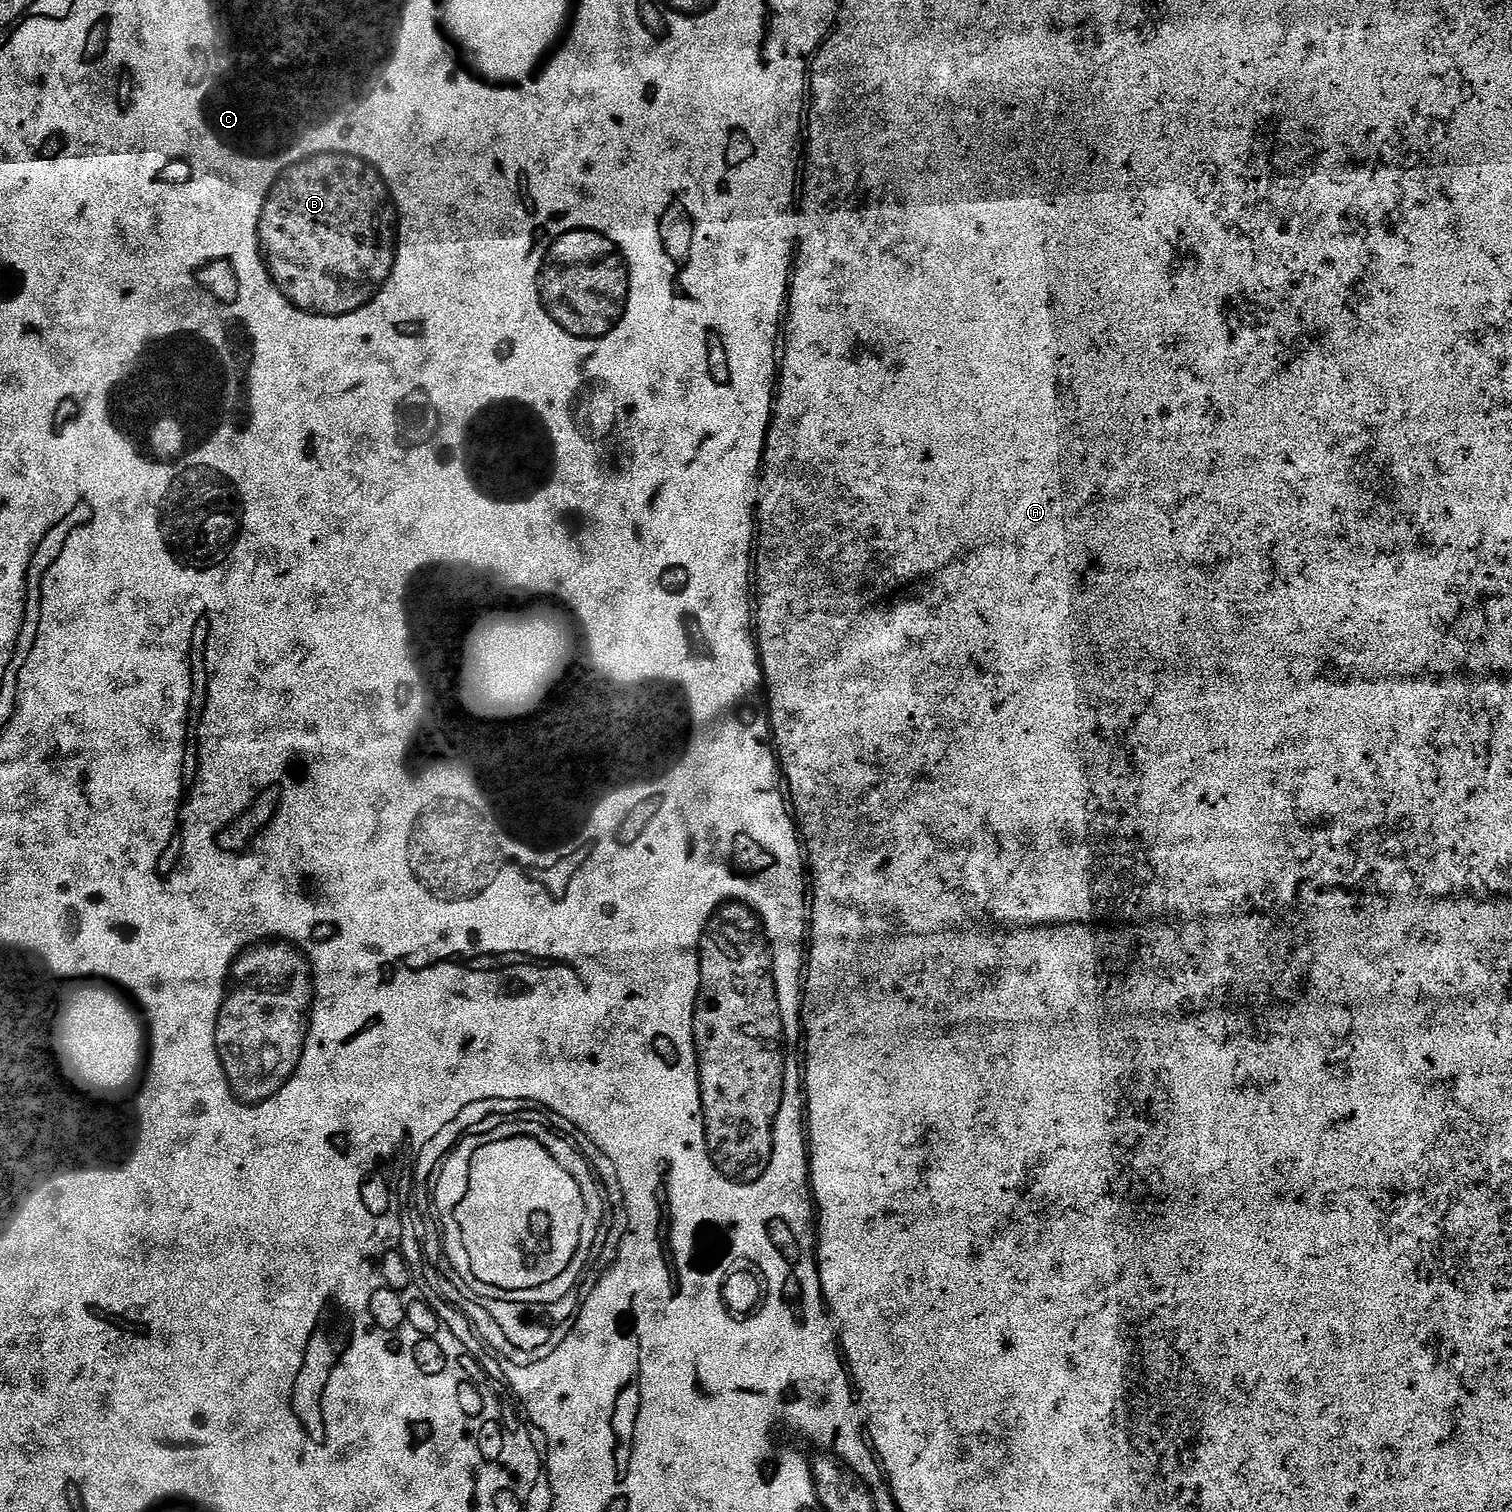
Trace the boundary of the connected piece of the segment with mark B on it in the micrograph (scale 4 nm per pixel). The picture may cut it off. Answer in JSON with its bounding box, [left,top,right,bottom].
[258,148,406,320]

